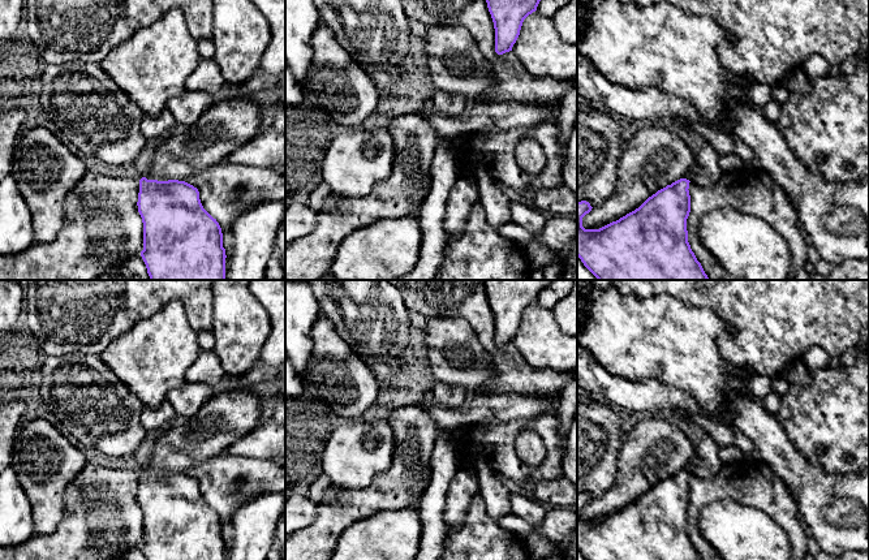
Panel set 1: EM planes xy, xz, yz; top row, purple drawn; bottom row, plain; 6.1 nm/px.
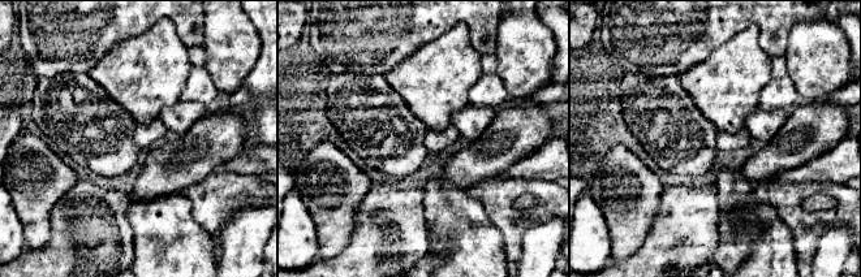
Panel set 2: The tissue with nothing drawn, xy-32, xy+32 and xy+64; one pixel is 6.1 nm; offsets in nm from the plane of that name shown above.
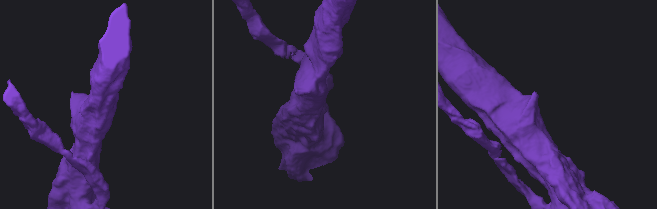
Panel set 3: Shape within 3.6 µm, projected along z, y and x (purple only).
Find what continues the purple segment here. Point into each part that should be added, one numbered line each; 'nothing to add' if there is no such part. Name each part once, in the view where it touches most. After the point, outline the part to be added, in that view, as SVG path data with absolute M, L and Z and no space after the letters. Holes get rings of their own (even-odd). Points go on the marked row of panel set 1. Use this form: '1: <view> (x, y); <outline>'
1: yz (691, 173); M694 164L694 165L685 173L684 178L687 178L687 180L689 180L689 181L693 181L697 172L698 172L698 165Z

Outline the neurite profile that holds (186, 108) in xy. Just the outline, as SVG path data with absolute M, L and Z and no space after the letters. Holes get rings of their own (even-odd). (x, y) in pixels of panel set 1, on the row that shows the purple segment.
M185 91L167 103L167 109L173 115L177 124L193 125L201 115L212 104L214 96L202 91Z

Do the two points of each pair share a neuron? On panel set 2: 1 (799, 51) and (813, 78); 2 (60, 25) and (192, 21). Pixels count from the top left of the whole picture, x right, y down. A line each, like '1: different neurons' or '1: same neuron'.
1: same neuron
2: same neuron

